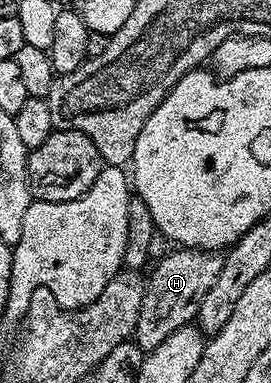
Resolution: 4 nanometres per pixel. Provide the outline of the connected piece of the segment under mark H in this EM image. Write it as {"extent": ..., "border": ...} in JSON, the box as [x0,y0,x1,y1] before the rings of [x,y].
{"extent":[133,247,225,351],"border":[[[177,247],[172,251],[174,253],[167,254],[153,270],[151,270],[152,268],[148,270],[150,273],[145,281],[143,303],[139,307],[139,319],[133,332],[135,342],[142,351],[159,347],[159,343],[163,343],[163,339],[167,339],[167,335],[179,331],[179,327],[190,324],[196,318],[197,308],[203,295],[207,295],[207,291],[211,291],[211,283],[215,283],[215,279],[219,279],[219,271],[223,271],[225,259],[220,252],[186,249],[184,247]]]}

